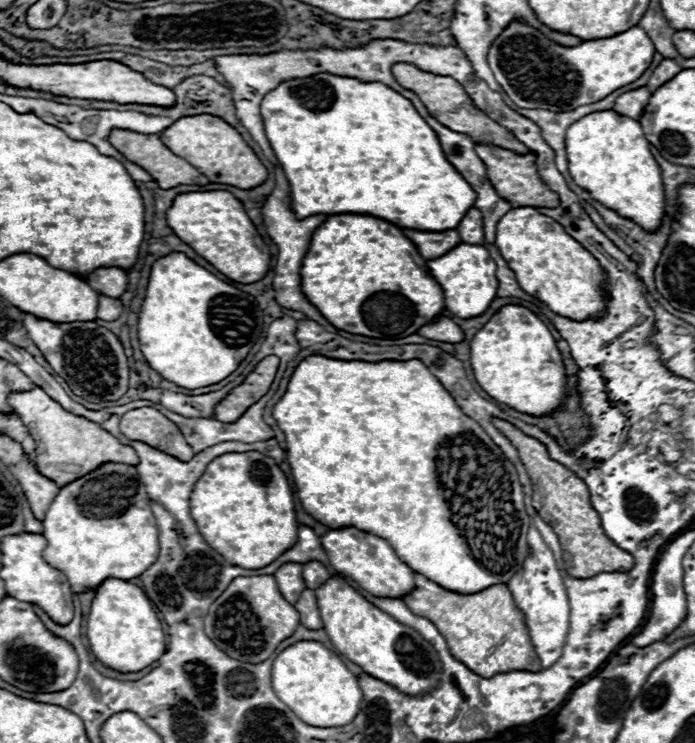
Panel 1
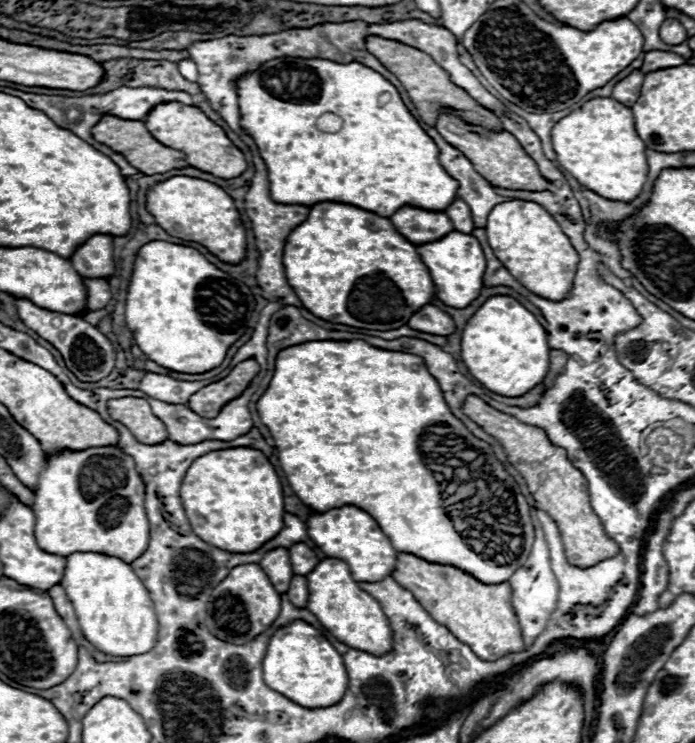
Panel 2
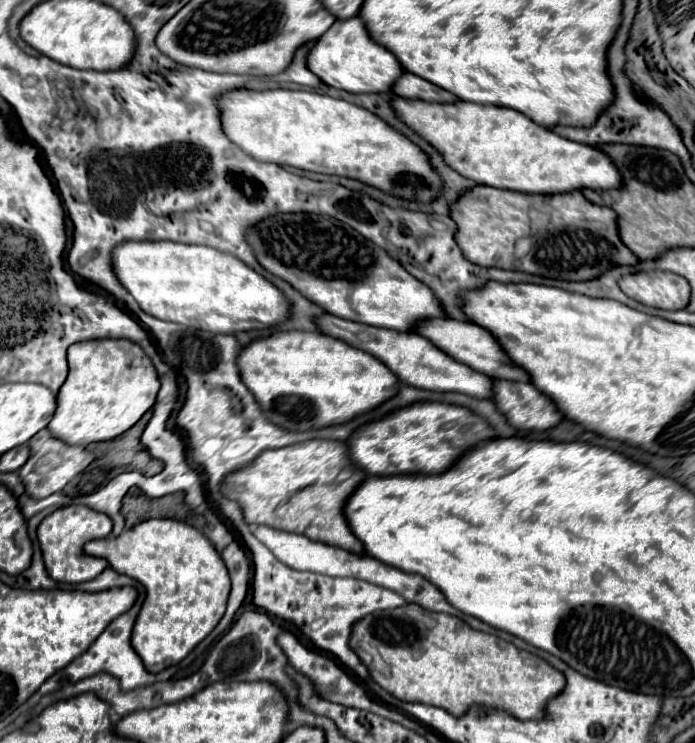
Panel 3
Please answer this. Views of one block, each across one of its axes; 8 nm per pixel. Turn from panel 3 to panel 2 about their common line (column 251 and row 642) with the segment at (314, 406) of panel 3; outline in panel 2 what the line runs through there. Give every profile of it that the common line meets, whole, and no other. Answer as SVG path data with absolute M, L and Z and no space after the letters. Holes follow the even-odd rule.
M324 558L306 576L308 580L308 610L318 618L318 622L340 642L350 648L384 654L392 648L392 630L380 608L380 604L364 592L352 578L348 564L336 558Z

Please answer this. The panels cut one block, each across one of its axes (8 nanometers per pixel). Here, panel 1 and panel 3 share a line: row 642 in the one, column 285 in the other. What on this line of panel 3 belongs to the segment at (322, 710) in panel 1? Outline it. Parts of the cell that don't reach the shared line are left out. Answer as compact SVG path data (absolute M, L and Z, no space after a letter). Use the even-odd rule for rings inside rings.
M126 242L114 252L118 280L146 314L212 334L236 334L280 326L290 318L290 300L264 276L232 254L178 242Z

